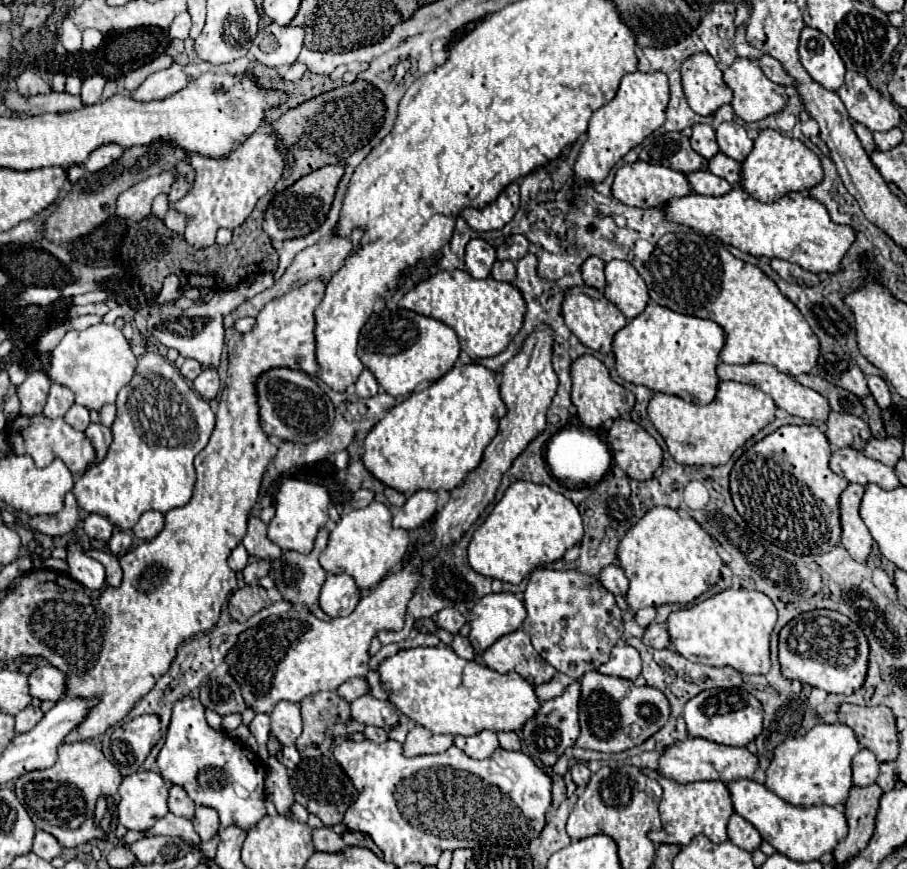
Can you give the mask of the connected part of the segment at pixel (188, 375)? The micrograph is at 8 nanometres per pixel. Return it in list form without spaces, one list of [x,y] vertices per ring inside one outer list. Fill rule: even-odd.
[[[186,359],[186,363],[180,367],[180,373],[184,379],[188,381],[194,381],[202,371],[202,365],[196,361],[196,359]]]

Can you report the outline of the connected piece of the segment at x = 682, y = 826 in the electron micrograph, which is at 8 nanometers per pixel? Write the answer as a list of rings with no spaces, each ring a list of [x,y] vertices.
[[[660,777],[658,783],[664,789],[662,801],[660,801],[660,817],[662,817],[662,831],[648,833],[650,841],[654,845],[662,843],[676,843],[676,845],[688,845],[690,839],[696,835],[706,835],[712,843],[724,843],[728,839],[726,827],[728,819],[734,813],[730,793],[722,781],[696,781],[680,785],[672,779]]]

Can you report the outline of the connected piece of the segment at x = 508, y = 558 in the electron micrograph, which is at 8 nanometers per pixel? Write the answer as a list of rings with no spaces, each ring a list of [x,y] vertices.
[[[514,481],[486,521],[474,531],[468,545],[468,563],[480,575],[520,583],[532,569],[562,559],[566,549],[580,543],[582,535],[582,517],[570,499],[548,485]]]

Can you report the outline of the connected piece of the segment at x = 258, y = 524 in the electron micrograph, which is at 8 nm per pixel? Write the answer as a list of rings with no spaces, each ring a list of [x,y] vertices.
[[[250,517],[248,519],[248,533],[242,539],[242,545],[246,547],[246,551],[250,555],[266,559],[266,561],[272,561],[272,559],[282,555],[282,549],[268,539],[266,525],[258,517]]]

